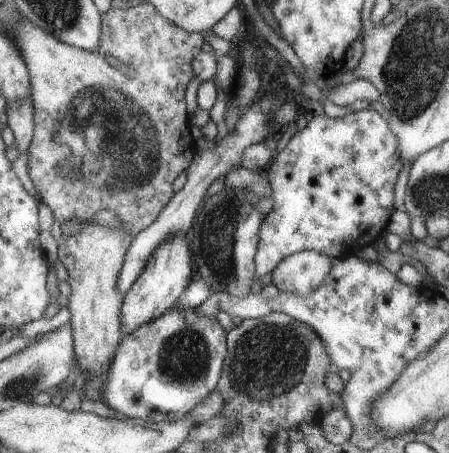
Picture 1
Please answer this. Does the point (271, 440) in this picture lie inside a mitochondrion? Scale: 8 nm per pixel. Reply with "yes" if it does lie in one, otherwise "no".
no

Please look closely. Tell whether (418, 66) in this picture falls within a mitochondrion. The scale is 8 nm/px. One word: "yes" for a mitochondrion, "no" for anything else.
yes

